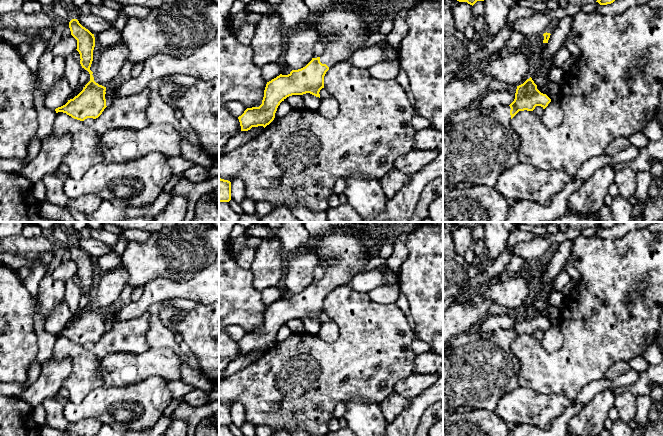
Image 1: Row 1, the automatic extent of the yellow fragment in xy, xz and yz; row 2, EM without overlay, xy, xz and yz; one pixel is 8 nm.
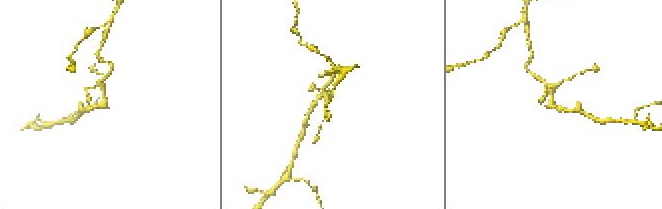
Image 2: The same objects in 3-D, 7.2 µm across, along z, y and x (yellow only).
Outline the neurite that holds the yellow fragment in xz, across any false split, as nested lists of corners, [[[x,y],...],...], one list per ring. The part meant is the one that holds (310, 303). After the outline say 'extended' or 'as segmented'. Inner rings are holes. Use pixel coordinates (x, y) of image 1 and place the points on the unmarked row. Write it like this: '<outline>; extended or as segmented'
[[[335,231],[327,233],[320,238],[312,238],[310,245],[305,251],[318,256],[321,260],[321,265],[327,268],[328,273],[319,281],[312,282],[305,291],[292,294],[288,299],[280,298],[267,306],[262,328],[259,331],[247,332],[238,341],[241,355],[248,355],[252,351],[258,350],[265,352],[274,344],[280,327],[289,320],[310,317],[320,322],[319,316],[324,312],[326,296],[335,288],[347,285],[357,274],[363,273],[363,269],[371,257],[370,249],[361,238],[343,231]]]; extended

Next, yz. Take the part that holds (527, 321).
[[[530,301],[517,310],[514,325],[510,329],[498,329],[494,338],[484,338],[477,328],[453,338],[443,350],[443,421],[458,411],[495,411],[500,399],[519,387],[521,364],[510,350],[511,343],[519,335],[533,335],[536,330],[545,333],[550,326]]]; extended

